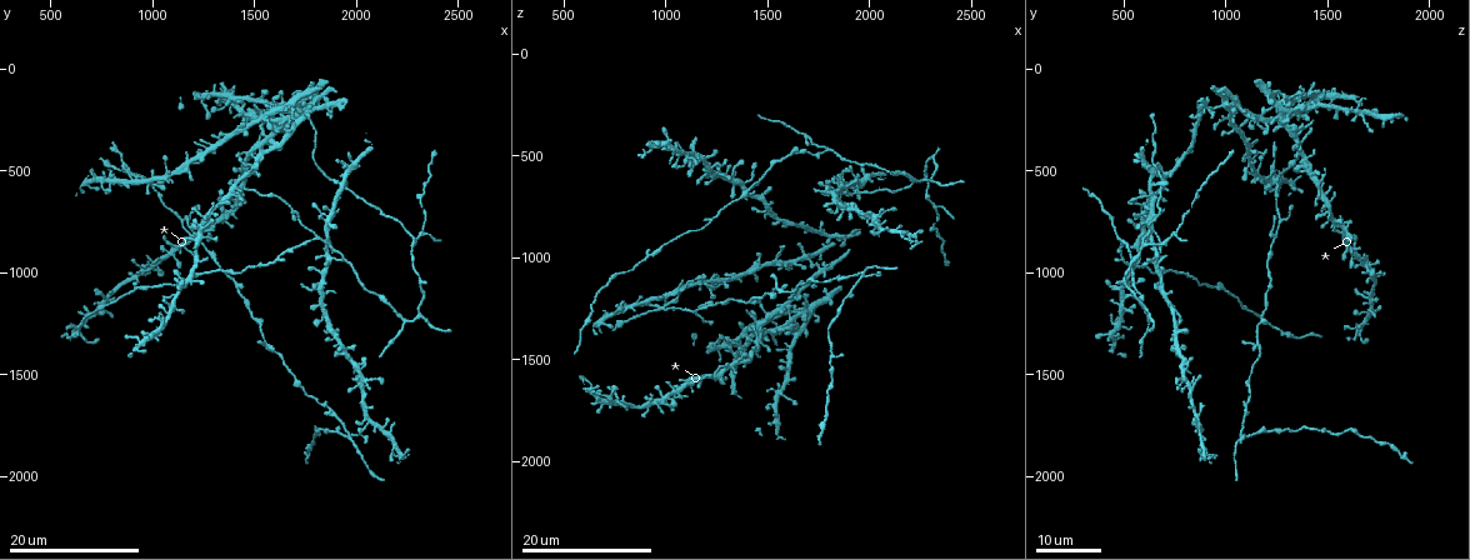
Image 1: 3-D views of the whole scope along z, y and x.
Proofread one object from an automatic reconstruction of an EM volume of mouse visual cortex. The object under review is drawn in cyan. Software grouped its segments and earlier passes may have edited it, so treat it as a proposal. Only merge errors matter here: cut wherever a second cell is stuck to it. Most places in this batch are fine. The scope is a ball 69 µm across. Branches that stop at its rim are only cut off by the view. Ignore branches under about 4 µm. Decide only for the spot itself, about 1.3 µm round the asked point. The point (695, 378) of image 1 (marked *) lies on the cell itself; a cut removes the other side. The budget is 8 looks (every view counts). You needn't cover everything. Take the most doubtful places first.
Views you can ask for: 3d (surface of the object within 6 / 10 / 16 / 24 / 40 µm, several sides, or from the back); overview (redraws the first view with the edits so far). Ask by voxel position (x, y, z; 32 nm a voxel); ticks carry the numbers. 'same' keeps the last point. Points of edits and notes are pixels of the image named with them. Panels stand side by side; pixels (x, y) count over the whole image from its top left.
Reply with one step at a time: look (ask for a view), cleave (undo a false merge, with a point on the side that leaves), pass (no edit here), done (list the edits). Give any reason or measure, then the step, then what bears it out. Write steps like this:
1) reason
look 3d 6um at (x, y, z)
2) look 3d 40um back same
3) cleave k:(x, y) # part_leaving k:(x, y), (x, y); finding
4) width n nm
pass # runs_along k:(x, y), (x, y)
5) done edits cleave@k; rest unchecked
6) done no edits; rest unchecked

four-way junction
look 3d 16um at (1960, 1800, 1100)

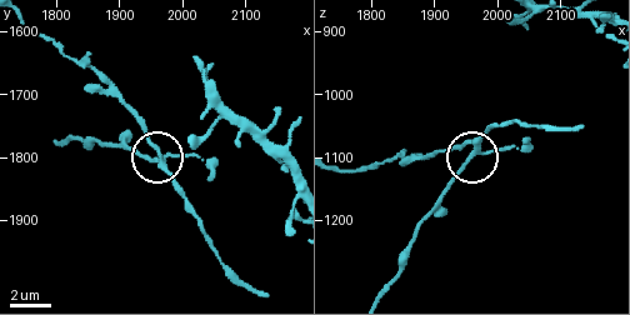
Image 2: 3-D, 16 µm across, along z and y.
look 3d 10um at (1965, 1810, 1085)

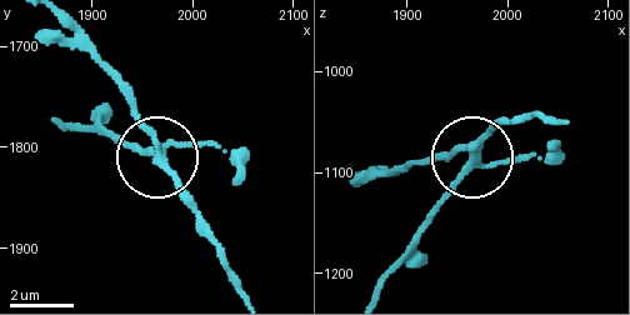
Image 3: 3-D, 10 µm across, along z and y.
width 230 nm
pass # one cell here

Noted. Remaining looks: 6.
four-way junction
look 3d 24um at (1930, 560, 670)

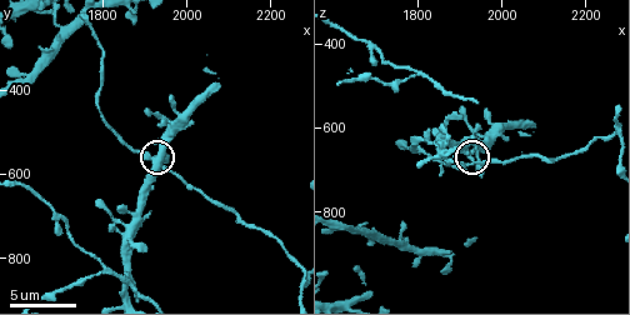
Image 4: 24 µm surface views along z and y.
zoom in
look 3d 6um same

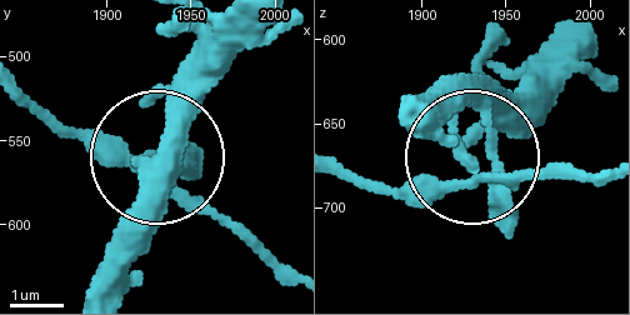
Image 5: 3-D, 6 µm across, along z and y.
width 310 nm
pass # runs_along 5:(606, 174), (476, 169), (445, 188), (355, 188); all the same cell

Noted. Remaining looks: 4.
a fork
look 3d 24um at (980, 540, 1250)

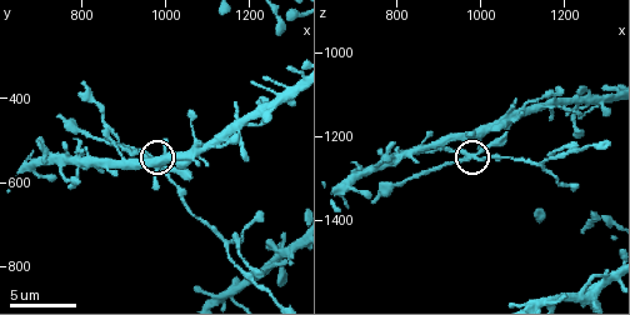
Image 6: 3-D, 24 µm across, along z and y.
zoom in
look 3d 6um same

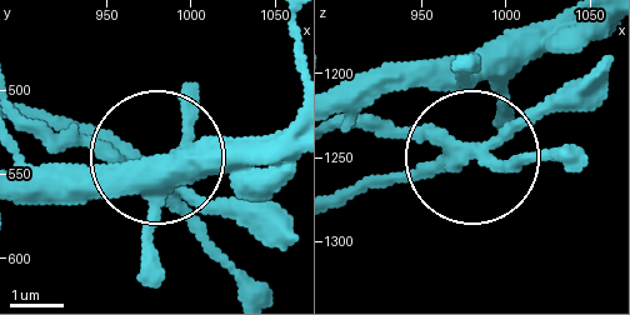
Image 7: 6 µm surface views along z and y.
other side
look 3d 6um back same

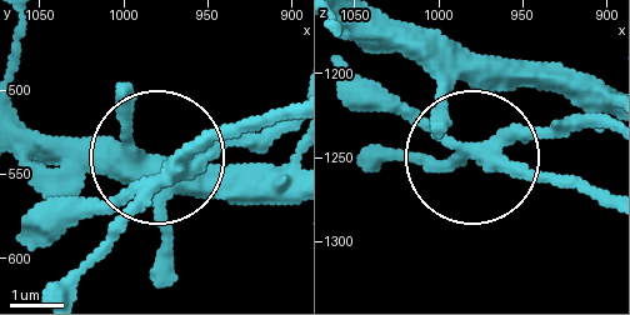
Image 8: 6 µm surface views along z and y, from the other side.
arms 3
cleave 8:(218, 130) # part_leaving 8:(165, 180), (281, 118); two cells meet here

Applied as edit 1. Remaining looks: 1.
branch point
look 3d 10um at (1805, 825, 475)

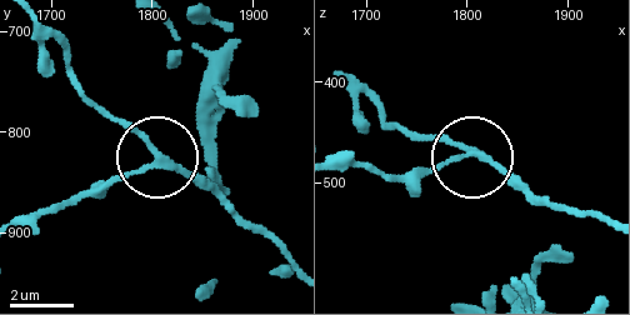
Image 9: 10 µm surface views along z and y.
side_arm 16 um
pass # runs_along 9:(340, 170), (413, 178), (466, 156), (415, 138); all the same cell

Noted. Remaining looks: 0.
done edits cleave@8; rest unchecked

